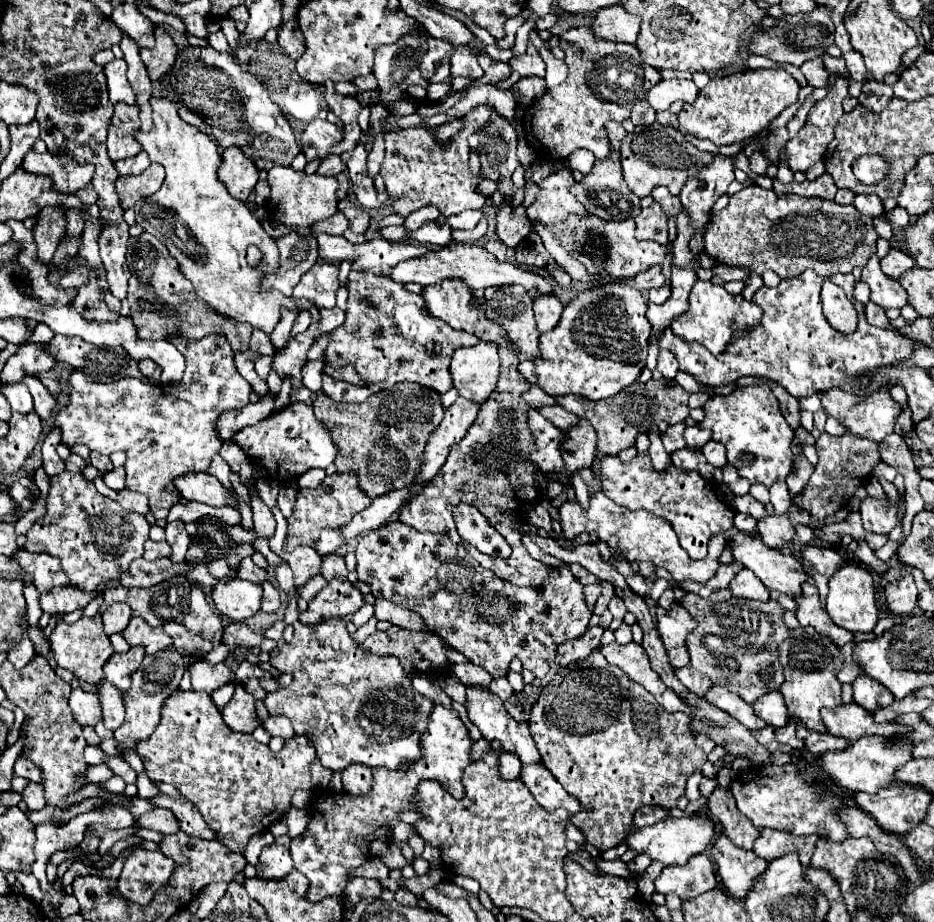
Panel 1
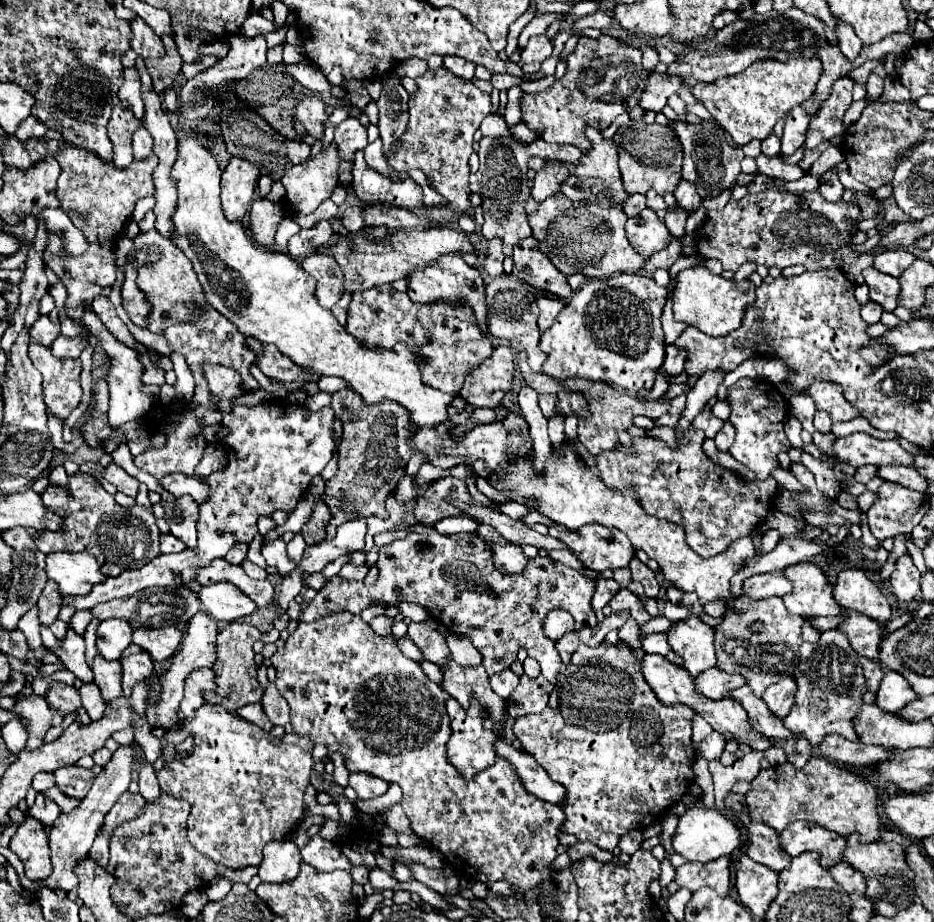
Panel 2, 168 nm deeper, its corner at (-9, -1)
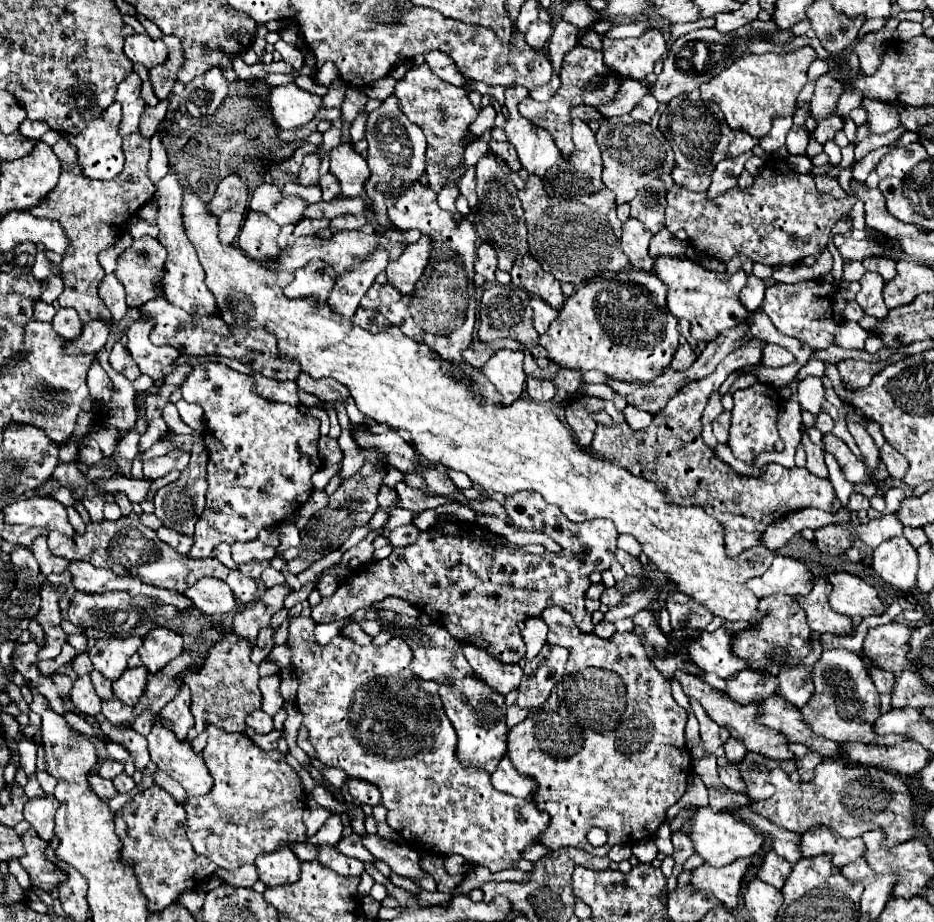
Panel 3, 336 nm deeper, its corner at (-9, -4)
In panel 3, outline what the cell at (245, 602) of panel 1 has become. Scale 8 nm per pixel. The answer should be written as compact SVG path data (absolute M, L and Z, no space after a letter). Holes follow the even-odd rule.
M201 579L185 595L207 615L227 615L239 611L239 603L229 589L227 583L221 583L221 579Z

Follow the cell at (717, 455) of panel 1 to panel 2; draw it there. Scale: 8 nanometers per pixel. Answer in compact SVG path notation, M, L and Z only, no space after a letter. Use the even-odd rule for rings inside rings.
M725 422L725 426L723 426L723 428L717 432L717 436L715 436L715 444L717 444L717 448L719 448L721 452L727 452L729 446L733 444L733 440L735 440L733 426L731 426L729 422Z

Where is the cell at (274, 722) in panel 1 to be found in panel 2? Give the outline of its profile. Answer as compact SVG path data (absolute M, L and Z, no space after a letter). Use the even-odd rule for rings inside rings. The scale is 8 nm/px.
M273 682L267 684L265 688L265 694L261 698L261 704L269 716L269 720L275 724L275 726L289 726L291 724L291 716L289 716L289 706L287 702L279 696L277 688Z

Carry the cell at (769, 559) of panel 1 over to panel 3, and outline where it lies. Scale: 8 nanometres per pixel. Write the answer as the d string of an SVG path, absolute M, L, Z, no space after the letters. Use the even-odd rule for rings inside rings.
M815 577L813 591L805 597L797 597L801 607L807 613L811 631L817 633L833 633L833 635L853 635L855 627L847 615L837 615L829 607L829 583L823 577Z

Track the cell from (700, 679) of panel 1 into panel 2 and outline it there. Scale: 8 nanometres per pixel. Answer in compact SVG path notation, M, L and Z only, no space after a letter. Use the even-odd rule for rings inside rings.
M709 668L705 672L701 672L695 680L693 680L697 692L701 692L707 698L719 700L725 698L727 692L731 692L733 688L739 688L745 684L745 680L741 680L741 676L737 674L727 674L721 672L719 668Z

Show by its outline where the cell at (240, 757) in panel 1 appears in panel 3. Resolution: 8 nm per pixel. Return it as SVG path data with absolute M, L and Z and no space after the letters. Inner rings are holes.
M207 725L207 733L209 741L201 755L211 777L215 779L215 785L209 793L187 799L187 837L193 849L199 855L209 857L217 867L233 871L241 865L253 863L261 853L271 853L277 847L289 845L293 841L307 841L307 829L301 819L305 809L305 793L295 769L285 761L285 755L279 751L259 749L245 733L227 733L213 725Z

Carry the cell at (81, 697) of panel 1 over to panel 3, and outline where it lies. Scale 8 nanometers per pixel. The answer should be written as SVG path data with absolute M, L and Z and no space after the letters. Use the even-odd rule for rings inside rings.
M83 675L83 677L75 679L73 691L71 691L71 701L85 715L101 713L101 699L97 697L89 675Z

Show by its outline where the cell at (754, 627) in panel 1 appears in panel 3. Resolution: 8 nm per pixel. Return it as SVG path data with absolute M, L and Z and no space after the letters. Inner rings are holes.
M775 595L760 599L758 609L761 613L769 612L768 609L772 607L773 611L767 613L765 619L761 619L761 623L755 623L755 629L737 633L737 639L733 639L733 651L737 651L741 659L749 659L749 669L769 671L777 675L781 667L801 663L803 657L807 657L807 653L813 649L813 643L811 643L811 629L807 625L805 611L799 607L799 603L793 597ZM772 598L773 606L770 603Z

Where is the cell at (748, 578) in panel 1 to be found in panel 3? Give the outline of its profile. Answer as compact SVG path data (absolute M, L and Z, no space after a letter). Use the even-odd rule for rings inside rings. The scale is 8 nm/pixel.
M777 555L773 565L757 579L749 581L749 589L761 599L773 593L807 595L813 589L813 573L791 557Z

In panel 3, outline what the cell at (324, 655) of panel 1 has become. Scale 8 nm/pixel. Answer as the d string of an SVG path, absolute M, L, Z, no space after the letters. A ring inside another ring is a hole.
M295 617L289 623L289 645L291 645L291 653L293 653L293 663L295 663L293 671L295 671L295 677L299 681L297 707L303 713L303 725L309 729L309 741L315 747L315 757L321 763L329 765L329 767L341 767L349 777L365 779L365 781L377 785L379 791L381 791L381 805L387 809L387 819L385 819L387 825L391 829L395 829L405 839L405 843L409 847L417 849L417 851L431 851L431 853L437 853L437 855L443 855L443 857L457 853L457 855L465 857L473 865L487 867L491 873L497 873L497 871L513 867L513 863L521 859L521 849L533 845L537 841L537 835L541 835L541 831L545 831L545 827L549 825L549 815L541 813L535 807L533 801L517 799L517 797L511 797L511 795L505 795L505 793L497 791L491 785L491 779L489 779L489 775L483 769L461 765L461 761L459 761L459 757L455 753L457 751L457 735L455 735L455 729L453 729L453 725L449 723L449 719L445 715L441 699L439 699L439 693L437 693L439 685L435 681L417 679L417 675L413 675L413 671L409 671L411 655L409 655L407 643L401 637L393 637L383 647L373 647L373 645L361 647L355 641L337 635L337 637L331 639L331 643L319 645L315 641L315 633L313 631L315 631L315 621L311 617Z

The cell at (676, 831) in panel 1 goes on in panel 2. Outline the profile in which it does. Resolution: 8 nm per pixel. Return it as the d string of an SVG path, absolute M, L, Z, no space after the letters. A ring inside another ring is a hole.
M689 808L681 818L679 818L679 826L673 834L673 850L675 854L683 856L685 860L697 860L697 862L711 862L717 860L721 856L731 854L739 842L741 842L741 832L739 828L725 818L719 810L715 808Z

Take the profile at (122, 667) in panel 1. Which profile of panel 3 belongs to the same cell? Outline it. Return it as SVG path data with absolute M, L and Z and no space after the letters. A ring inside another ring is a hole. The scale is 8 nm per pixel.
M143 665L135 667L135 669L127 669L121 675L121 679L117 679L113 683L113 695L121 703L135 707L139 703L139 697L145 691L145 685L147 685L147 669Z

